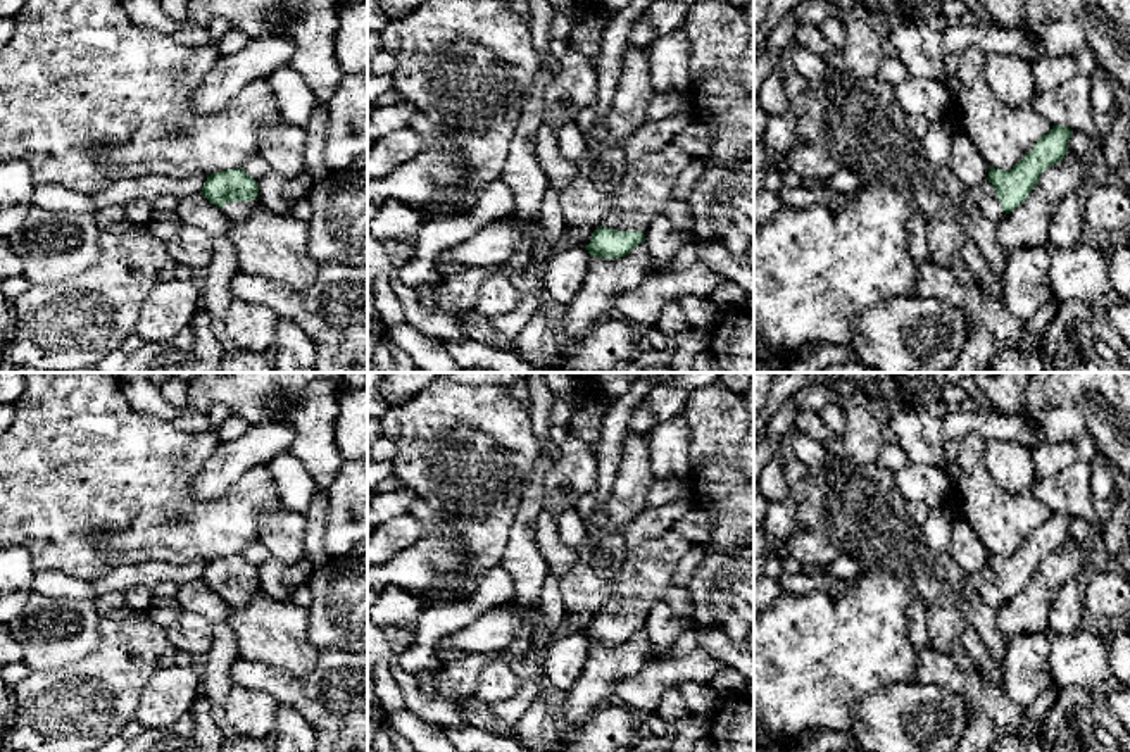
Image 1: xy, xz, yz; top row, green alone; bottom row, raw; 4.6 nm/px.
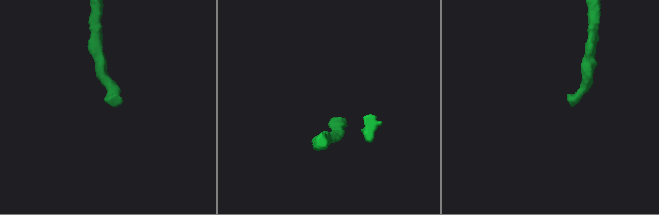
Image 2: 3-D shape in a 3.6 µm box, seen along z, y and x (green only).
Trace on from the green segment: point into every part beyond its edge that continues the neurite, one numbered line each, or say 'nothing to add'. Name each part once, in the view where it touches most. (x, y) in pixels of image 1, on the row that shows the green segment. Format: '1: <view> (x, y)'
1: xz (647, 185)

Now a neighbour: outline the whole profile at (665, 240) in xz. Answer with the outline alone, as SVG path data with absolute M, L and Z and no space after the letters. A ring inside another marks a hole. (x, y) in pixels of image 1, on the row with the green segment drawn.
M664 214L657 216L645 233L649 271L671 260L692 240L690 233L678 229Z

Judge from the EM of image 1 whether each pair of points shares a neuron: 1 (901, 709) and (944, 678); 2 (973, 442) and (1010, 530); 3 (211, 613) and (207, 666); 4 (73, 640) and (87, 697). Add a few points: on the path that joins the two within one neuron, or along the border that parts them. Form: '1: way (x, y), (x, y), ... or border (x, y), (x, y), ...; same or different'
1: border (913, 680), (953, 690), (968, 708); different
2: way (973, 464), (975, 490), (989, 507); same
3: way (219, 626), (219, 652); same
4: border (106, 630), (87, 656), (57, 670), (38, 670); different

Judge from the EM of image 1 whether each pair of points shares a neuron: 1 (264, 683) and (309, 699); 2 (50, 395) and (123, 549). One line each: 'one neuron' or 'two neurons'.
1: one neuron
2: one neuron

